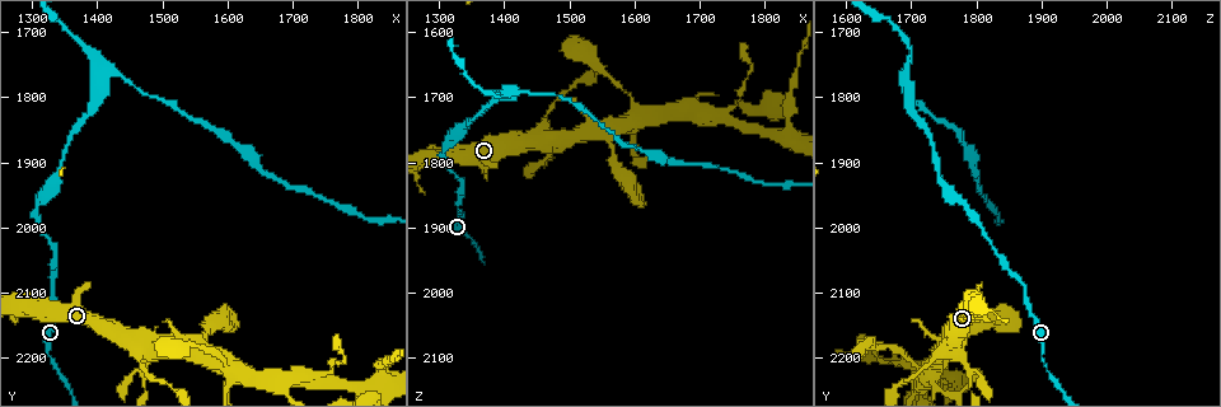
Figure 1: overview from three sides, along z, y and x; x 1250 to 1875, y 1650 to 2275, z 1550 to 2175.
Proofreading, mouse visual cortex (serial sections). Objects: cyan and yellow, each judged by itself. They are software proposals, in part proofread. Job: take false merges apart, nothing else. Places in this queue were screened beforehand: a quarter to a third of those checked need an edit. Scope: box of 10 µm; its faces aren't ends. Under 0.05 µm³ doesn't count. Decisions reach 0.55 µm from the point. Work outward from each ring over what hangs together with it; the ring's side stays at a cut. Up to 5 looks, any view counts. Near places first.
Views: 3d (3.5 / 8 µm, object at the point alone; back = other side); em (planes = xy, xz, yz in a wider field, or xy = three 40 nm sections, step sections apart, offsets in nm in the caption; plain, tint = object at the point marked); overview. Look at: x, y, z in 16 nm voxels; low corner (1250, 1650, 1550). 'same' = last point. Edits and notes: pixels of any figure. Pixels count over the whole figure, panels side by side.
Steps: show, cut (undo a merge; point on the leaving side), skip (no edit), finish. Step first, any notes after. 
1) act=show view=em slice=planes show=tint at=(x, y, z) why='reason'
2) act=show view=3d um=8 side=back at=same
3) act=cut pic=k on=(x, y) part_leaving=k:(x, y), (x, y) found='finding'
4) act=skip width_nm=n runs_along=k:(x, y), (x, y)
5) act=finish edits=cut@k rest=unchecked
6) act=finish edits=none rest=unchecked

act=show view=3d um=3.5 side=back at=(1605, 2215, 1735) why='sharp bend'

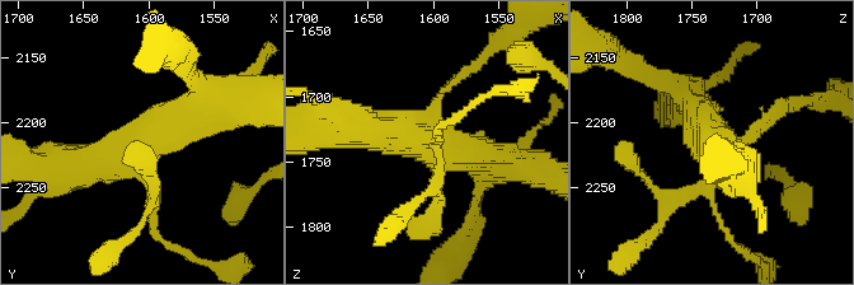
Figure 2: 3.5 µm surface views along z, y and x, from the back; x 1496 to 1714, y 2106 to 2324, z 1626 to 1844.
act=show view=em slice=xy step=5 show=tint at=same

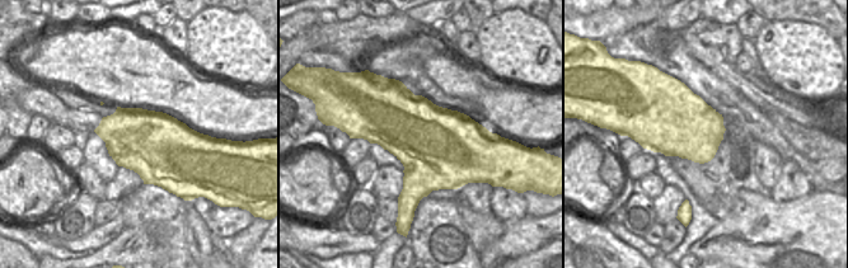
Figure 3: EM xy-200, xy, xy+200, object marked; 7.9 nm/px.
act=skip runs_along=2:(211, 107), (118, 158), (64, 166) found='continuous, no second cell'

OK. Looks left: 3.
act=show view=em slice=xy step=5 show=tint at=(1835, 2240, 1760) why='abrupt turn'

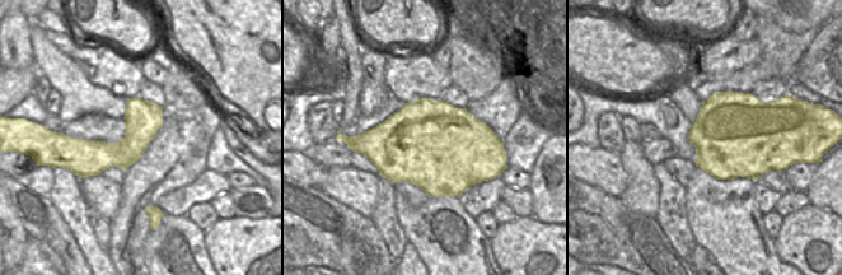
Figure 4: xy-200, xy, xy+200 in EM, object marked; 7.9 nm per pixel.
act=show view=3d um=3.5 at=same

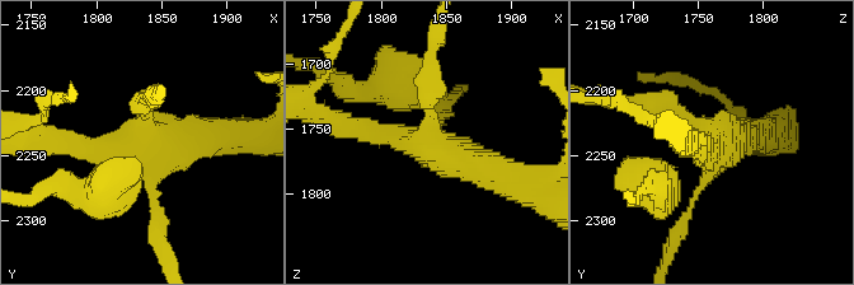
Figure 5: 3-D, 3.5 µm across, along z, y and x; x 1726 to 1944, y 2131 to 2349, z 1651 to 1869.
act=cut pic=5 on=(432, 62) found='two cells meet here'

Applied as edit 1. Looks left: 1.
act=finish edits=cut@5 rest=unchecked

